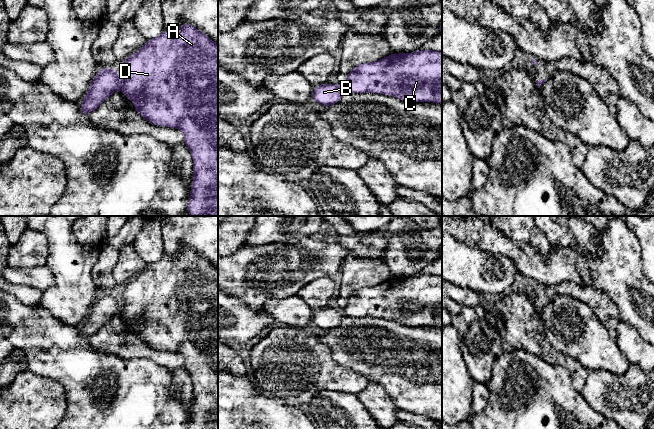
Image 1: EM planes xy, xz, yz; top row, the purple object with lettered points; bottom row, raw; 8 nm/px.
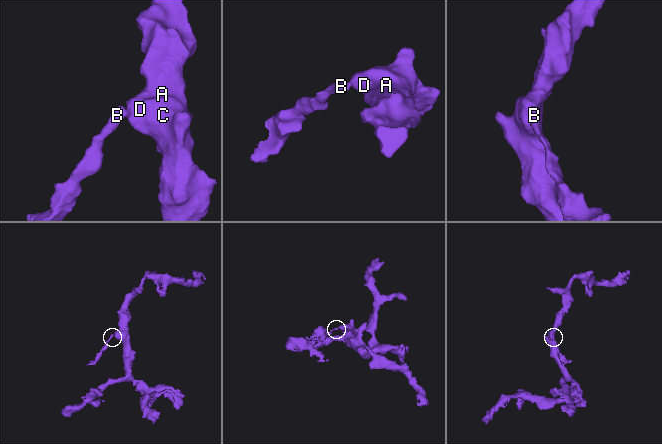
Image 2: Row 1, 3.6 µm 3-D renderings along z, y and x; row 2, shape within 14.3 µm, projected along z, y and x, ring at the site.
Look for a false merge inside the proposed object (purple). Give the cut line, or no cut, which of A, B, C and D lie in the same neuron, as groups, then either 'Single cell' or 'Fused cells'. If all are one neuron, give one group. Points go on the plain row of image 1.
Split along xy (119, 304), (120, 310). Groups: A C D / B. Fused cells

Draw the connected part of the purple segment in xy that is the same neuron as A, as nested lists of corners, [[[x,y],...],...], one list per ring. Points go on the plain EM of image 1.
[[[184,246],[176,258],[170,258],[164,253],[158,261],[148,263],[146,268],[125,283],[122,289],[124,302],[120,304],[120,313],[135,329],[136,336],[156,350],[177,352],[185,359],[184,367],[189,372],[194,385],[194,401],[188,429],[218,429],[218,268],[203,256]]]

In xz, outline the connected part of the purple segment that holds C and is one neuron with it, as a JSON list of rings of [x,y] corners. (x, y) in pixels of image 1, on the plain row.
[[[421,274],[391,278],[377,286],[357,289],[342,312],[347,317],[381,317],[404,325],[442,328],[442,276]]]

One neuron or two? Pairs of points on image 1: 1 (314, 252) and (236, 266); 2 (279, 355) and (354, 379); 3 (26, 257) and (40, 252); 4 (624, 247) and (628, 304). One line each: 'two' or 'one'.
1: one
2: one
3: one
4: one

